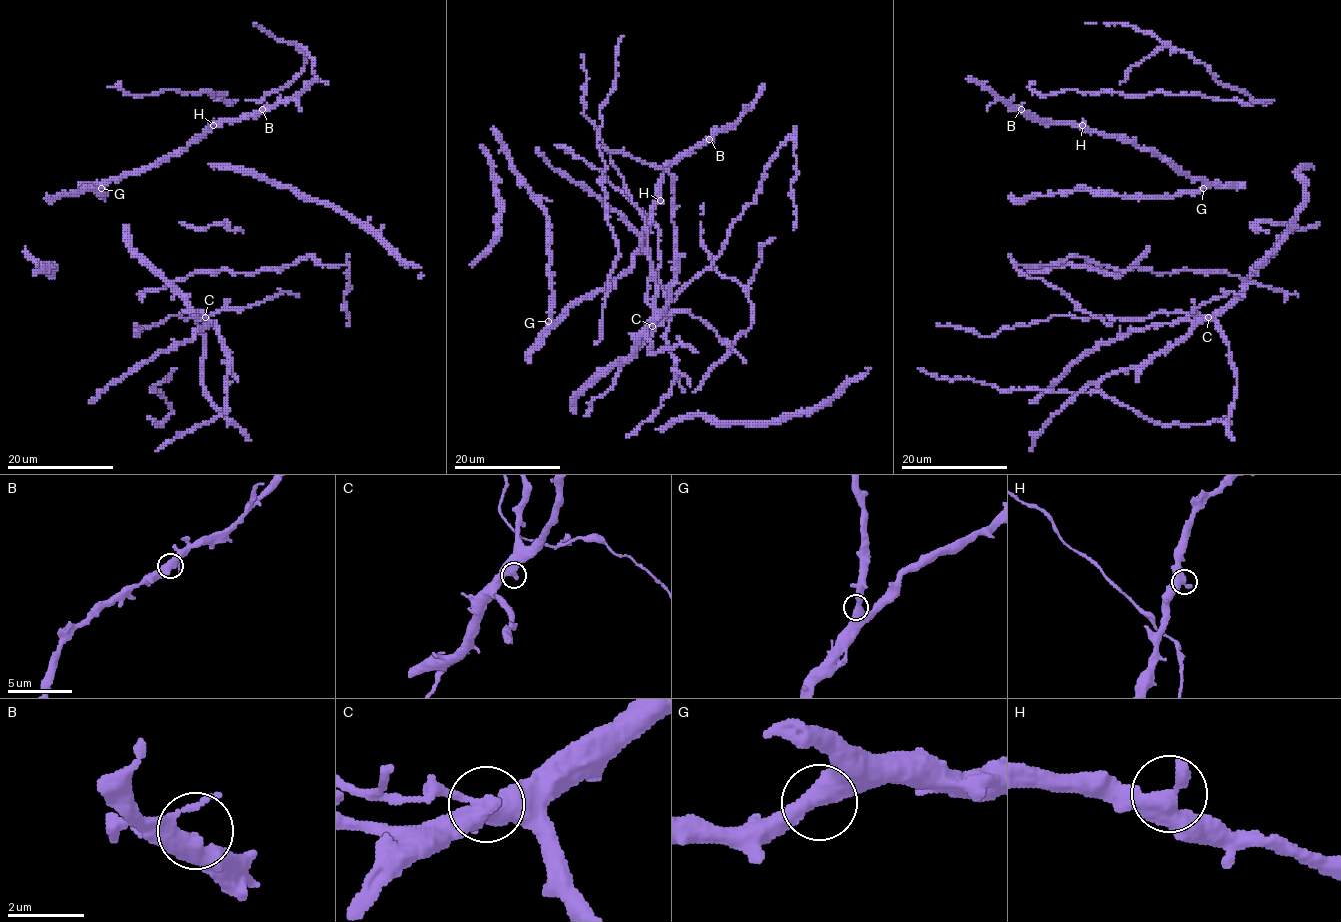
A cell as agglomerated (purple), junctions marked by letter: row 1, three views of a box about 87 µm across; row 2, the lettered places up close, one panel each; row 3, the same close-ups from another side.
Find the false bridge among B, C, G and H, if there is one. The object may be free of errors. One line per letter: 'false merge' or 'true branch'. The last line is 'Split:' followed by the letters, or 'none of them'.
B: true branch
C: false merge
G: true branch
H: true branch
Split: C

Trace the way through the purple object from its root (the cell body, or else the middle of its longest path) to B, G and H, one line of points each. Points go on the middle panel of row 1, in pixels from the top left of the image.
B: (564, 314), (570, 306), (604, 290), (631, 266), (632, 254), (645, 235), (660, 176), (709, 139)
G: (564, 314), (554, 322), (548, 321)
H: (564, 314), (570, 306), (604, 290), (631, 266), (632, 254), (645, 235), (652, 208), (660, 200)

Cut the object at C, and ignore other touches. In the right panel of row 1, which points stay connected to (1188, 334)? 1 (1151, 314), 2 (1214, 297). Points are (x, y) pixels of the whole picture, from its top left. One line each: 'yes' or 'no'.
1: no
2: no

